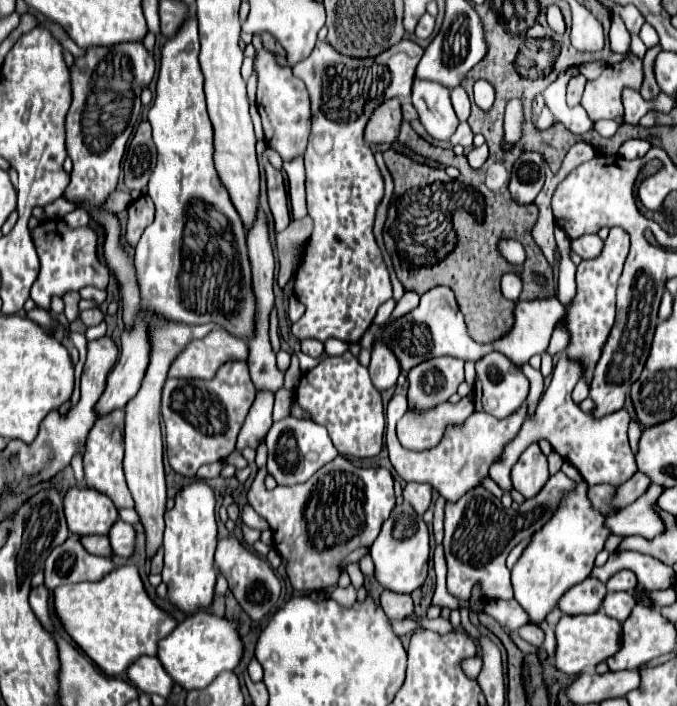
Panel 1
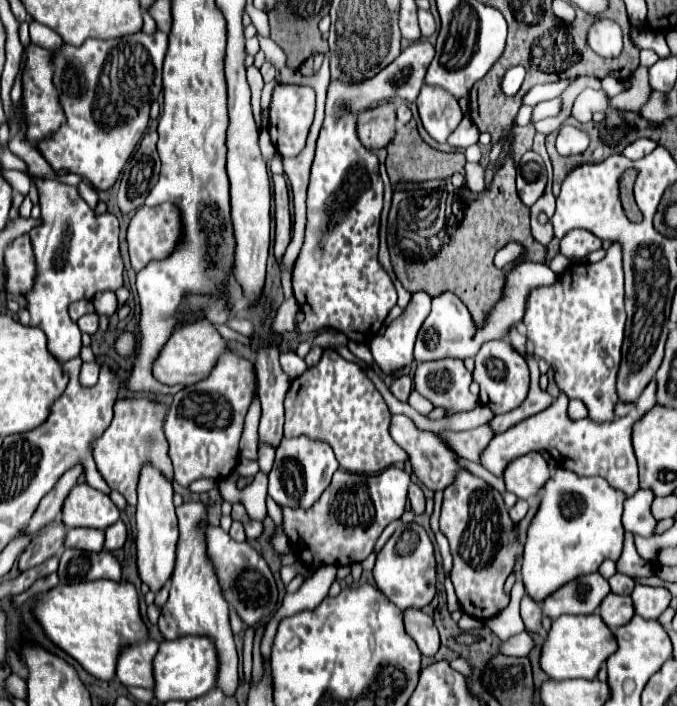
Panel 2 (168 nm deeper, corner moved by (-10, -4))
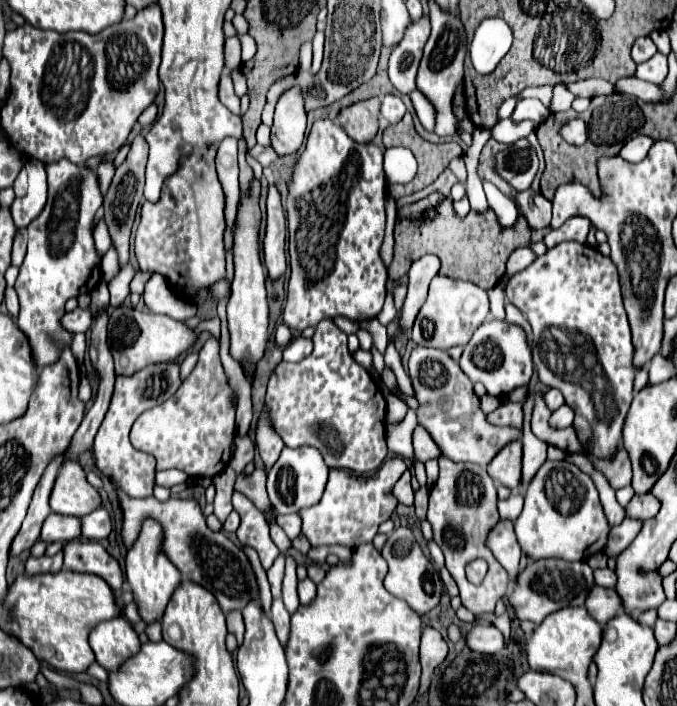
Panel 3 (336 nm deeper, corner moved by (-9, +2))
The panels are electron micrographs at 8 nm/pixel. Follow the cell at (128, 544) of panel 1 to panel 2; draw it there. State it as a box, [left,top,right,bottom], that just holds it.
[104,521,126,551]

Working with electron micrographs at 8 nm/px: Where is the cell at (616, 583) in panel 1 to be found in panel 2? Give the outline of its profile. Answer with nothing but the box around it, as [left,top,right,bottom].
[608,573,636,595]

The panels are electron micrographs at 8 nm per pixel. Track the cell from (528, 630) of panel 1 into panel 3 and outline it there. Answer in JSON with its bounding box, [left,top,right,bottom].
[467,623,505,653]

